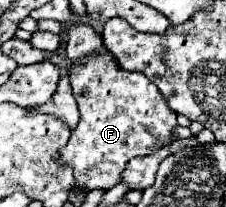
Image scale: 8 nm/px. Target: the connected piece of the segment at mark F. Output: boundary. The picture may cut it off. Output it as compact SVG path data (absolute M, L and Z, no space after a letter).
M103 51L97 57L87 57L83 61L75 61L69 71L73 95L77 99L81 121L75 131L71 131L69 143L59 151L59 165L67 165L73 169L75 187L79 191L93 191L93 189L111 189L119 183L121 171L125 169L131 157L151 155L163 145L167 145L173 137L171 131L177 125L177 113L169 109L167 101L159 93L157 85L151 83L143 73L131 73L117 65L111 53Z

